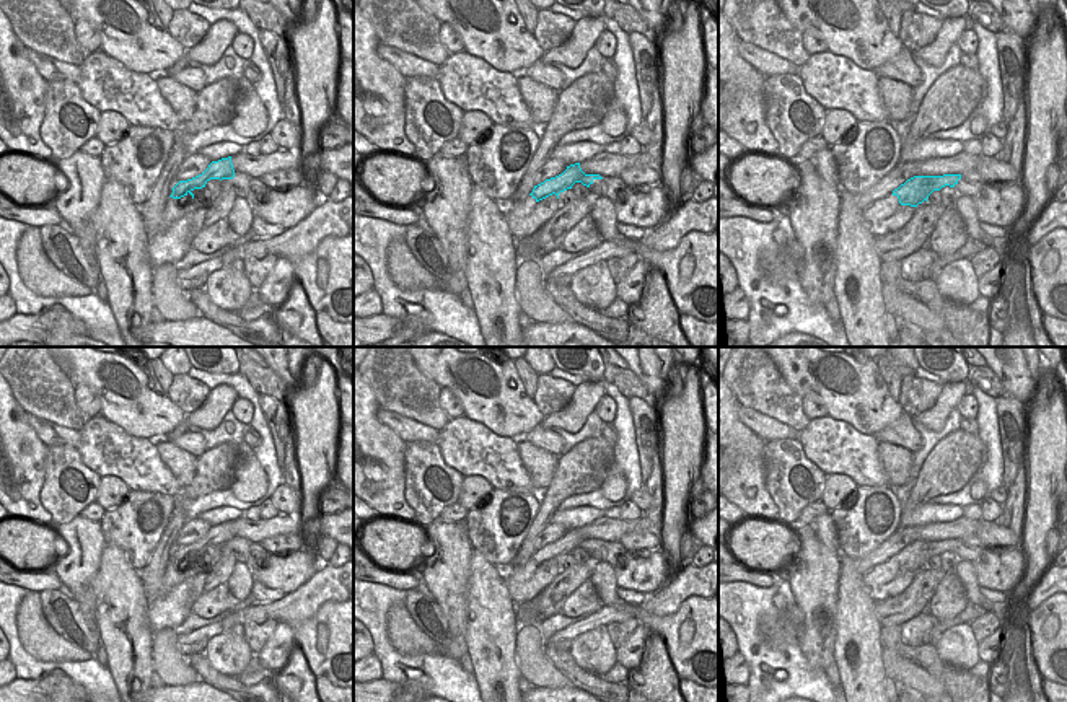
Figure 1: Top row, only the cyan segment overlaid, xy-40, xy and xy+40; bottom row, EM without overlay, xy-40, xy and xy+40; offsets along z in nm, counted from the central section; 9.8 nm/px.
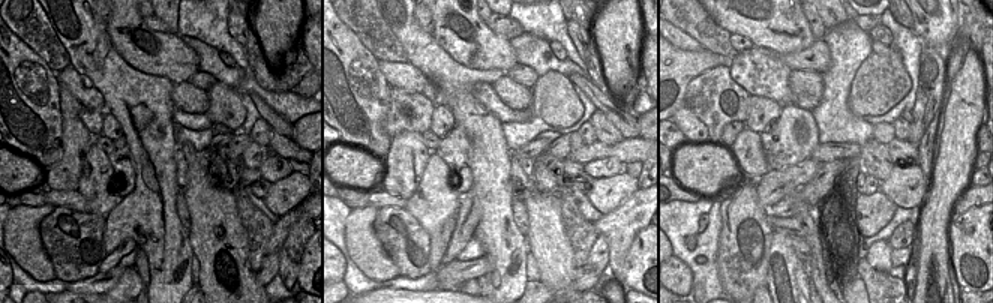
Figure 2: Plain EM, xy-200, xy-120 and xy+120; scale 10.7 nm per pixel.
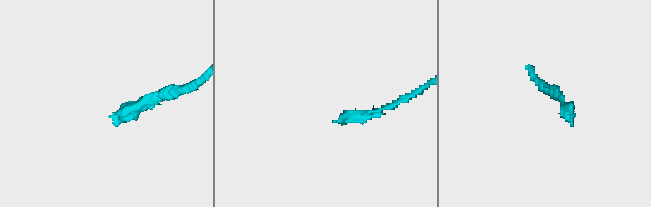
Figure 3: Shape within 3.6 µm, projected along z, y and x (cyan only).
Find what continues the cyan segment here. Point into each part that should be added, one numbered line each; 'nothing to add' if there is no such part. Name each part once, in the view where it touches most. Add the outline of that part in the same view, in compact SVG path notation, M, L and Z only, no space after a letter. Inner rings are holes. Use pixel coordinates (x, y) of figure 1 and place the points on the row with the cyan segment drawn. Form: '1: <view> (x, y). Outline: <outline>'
1: xy (525, 217). Outline: M555 194L536 200L528 195L525 200L502 200L500 212L505 215L513 238L520 239L538 231L559 208Z

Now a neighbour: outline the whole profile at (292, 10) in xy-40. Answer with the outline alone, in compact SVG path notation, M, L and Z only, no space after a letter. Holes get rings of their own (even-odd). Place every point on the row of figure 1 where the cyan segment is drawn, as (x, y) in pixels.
M267 0L283 16L283 29L292 31L300 24L308 0Z

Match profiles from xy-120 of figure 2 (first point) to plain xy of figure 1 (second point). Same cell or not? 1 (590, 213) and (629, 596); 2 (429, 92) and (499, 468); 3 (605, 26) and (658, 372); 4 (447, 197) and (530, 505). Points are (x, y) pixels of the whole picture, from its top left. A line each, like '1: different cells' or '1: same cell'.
1: same cell
2: same cell
3: different cells
4: different cells

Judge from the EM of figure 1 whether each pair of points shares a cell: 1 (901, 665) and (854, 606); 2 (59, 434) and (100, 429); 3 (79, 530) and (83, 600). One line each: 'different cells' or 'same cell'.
1: different cells
2: different cells
3: same cell

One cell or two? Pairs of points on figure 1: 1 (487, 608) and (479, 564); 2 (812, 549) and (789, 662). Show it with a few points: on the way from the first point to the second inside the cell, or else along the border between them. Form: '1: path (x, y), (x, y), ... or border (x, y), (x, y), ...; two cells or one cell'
1: path (487, 596), (484, 575); one cell
2: border (799, 644), (803, 657), (813, 666), (823, 670); two cells

